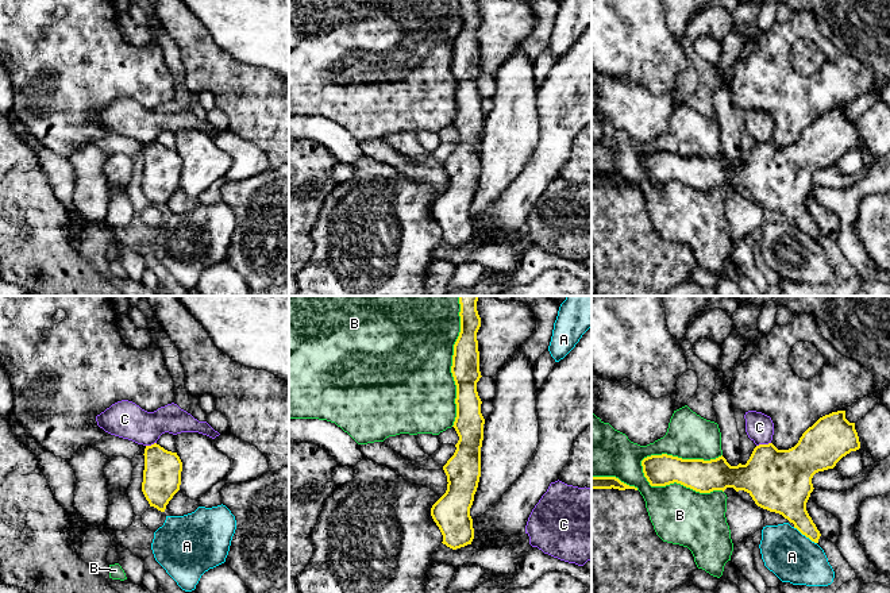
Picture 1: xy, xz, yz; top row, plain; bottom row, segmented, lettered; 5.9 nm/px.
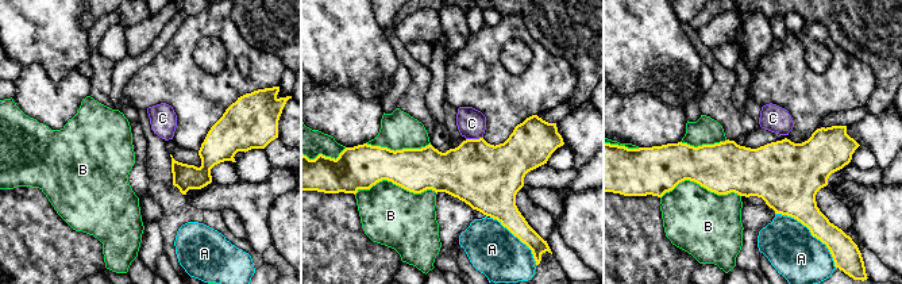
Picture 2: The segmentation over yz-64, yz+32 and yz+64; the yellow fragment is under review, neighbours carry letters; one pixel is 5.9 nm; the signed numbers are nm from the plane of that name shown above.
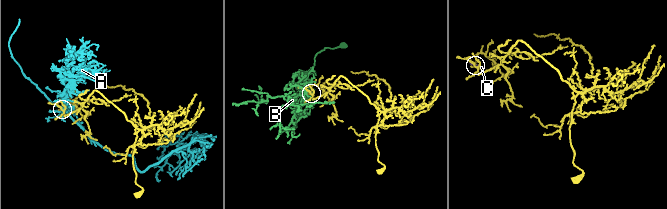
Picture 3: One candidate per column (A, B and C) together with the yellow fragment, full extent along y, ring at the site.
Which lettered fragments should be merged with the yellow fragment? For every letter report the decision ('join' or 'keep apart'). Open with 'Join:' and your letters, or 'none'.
Join: none
A: keep apart
B: keep apart
C: keep apart

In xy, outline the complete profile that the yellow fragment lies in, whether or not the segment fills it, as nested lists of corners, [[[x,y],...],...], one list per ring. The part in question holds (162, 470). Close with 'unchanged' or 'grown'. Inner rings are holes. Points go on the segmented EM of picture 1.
[[[154,443],[145,448],[142,492],[150,507],[165,512],[166,505],[180,490],[182,462],[172,453]]] | unchanged

